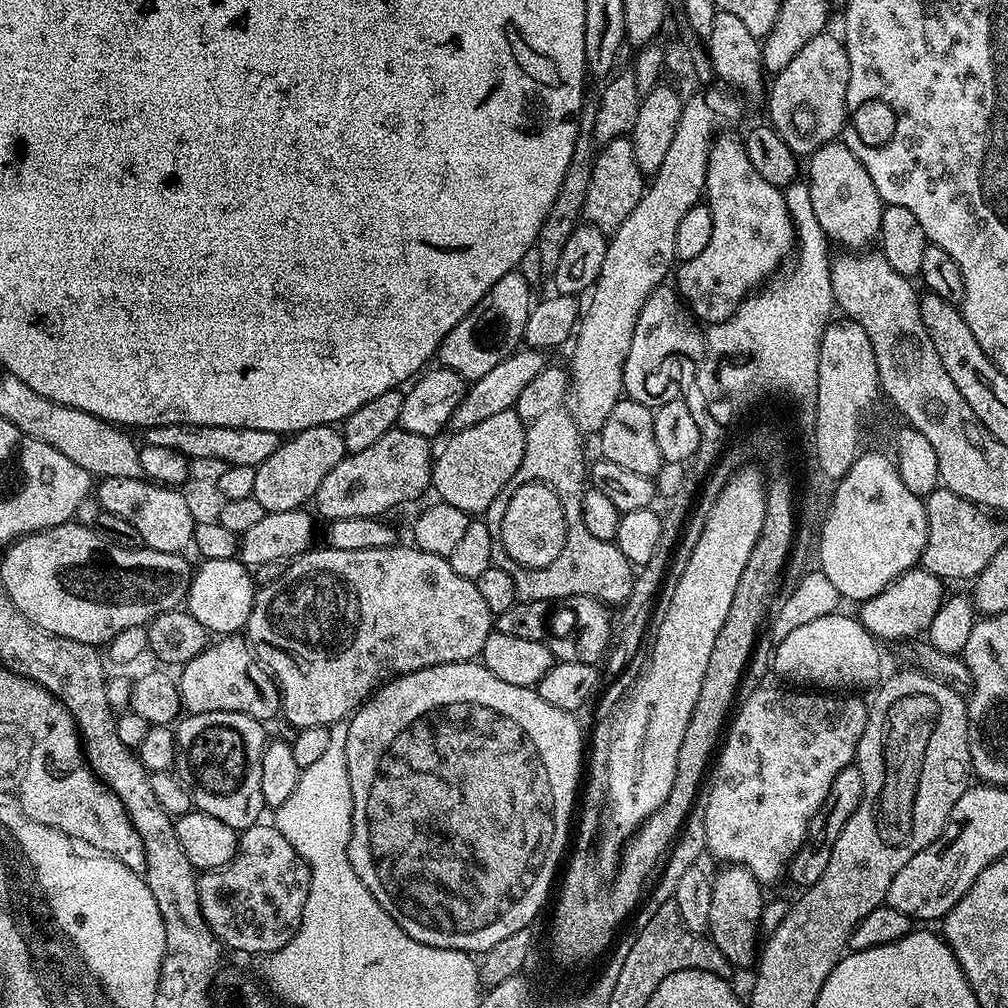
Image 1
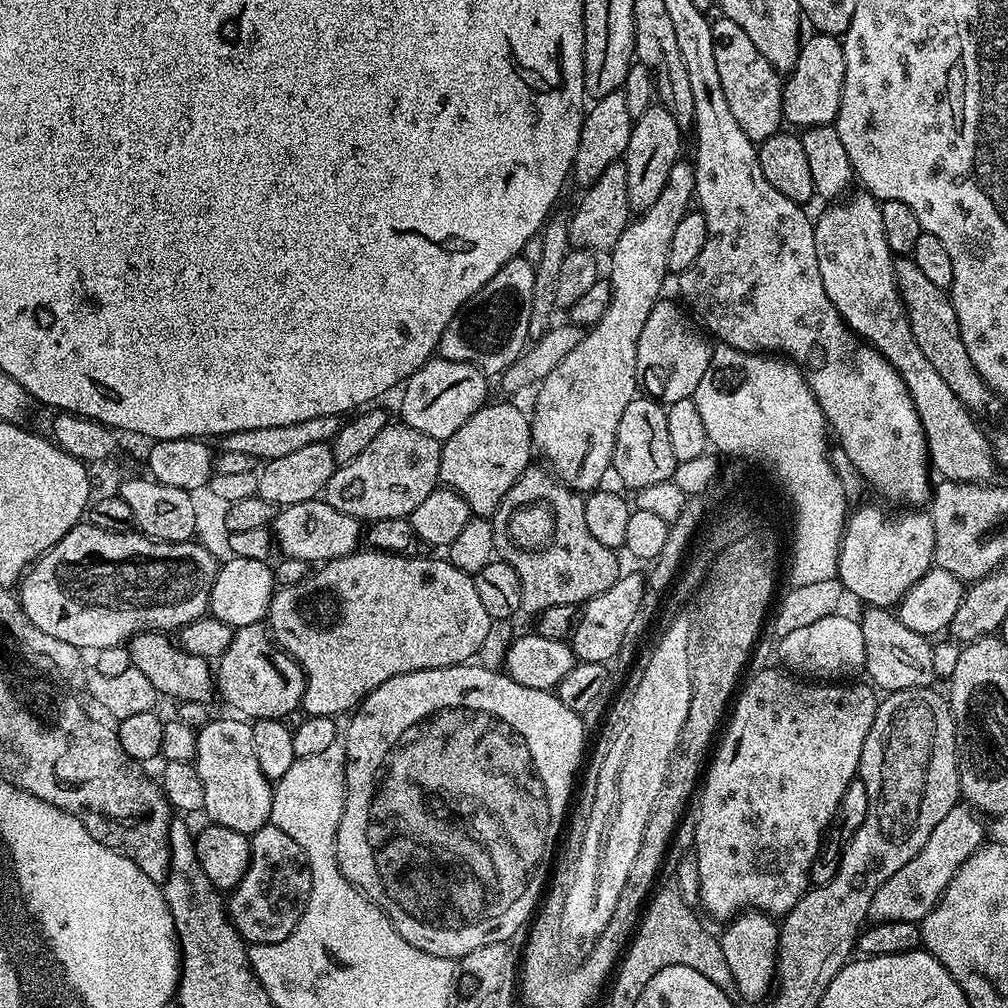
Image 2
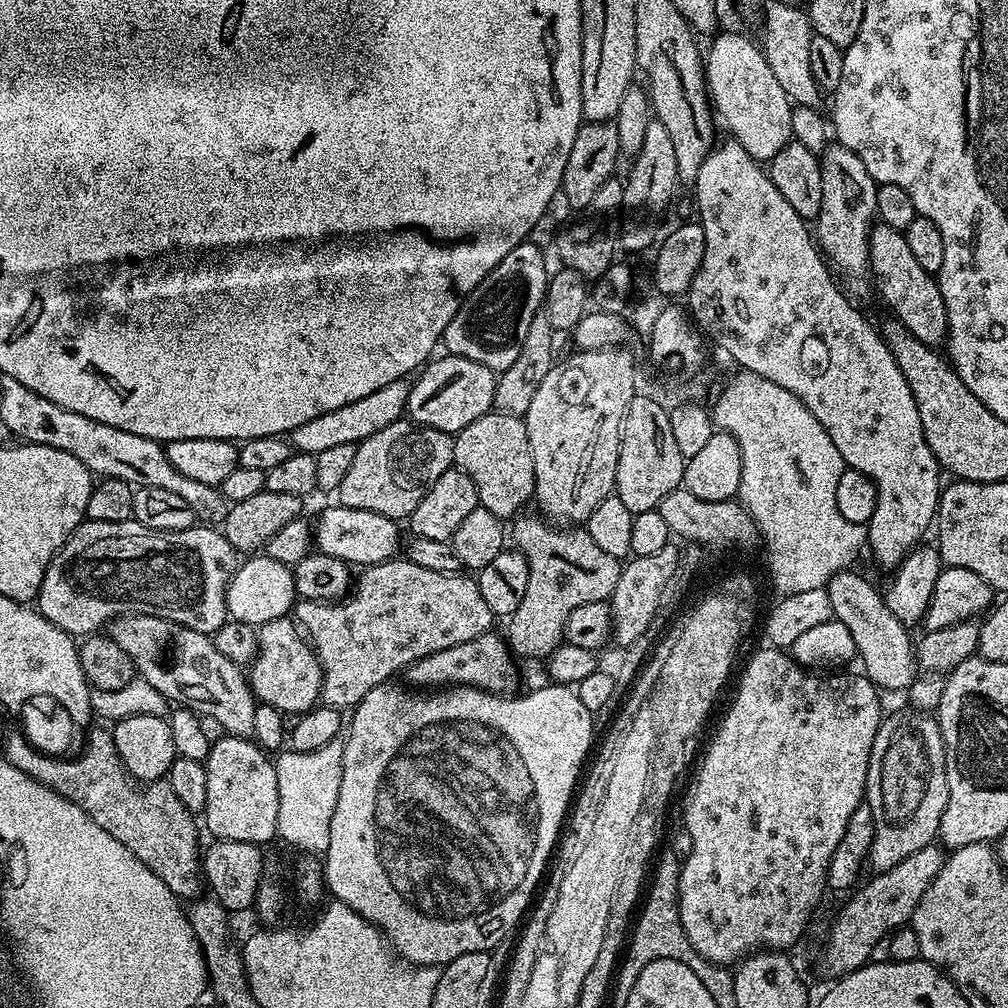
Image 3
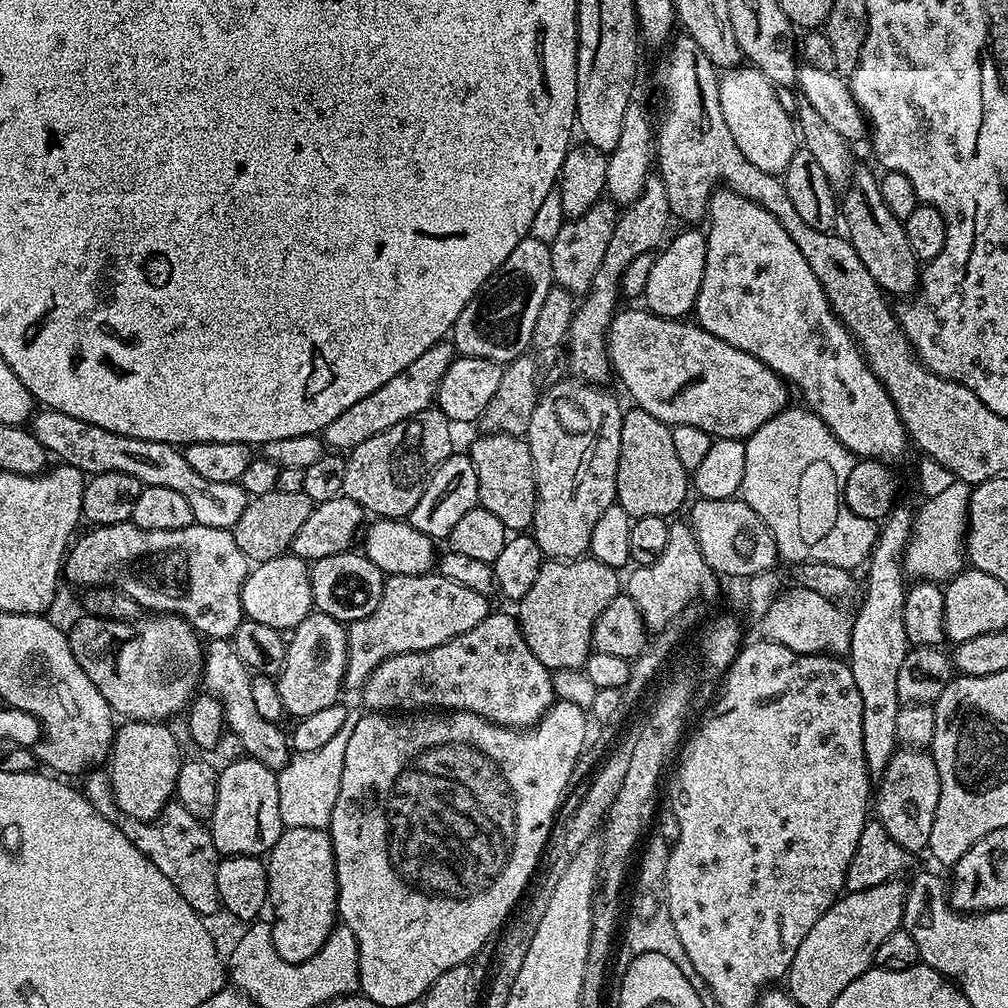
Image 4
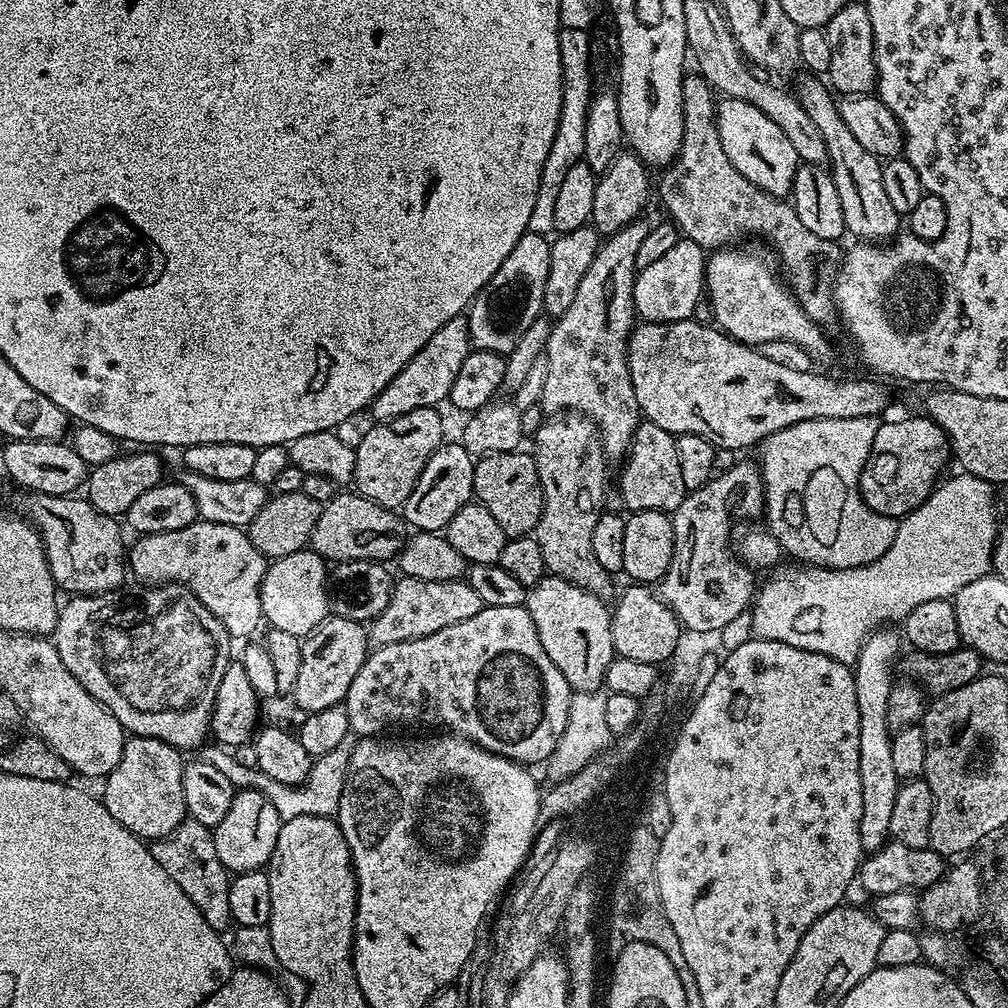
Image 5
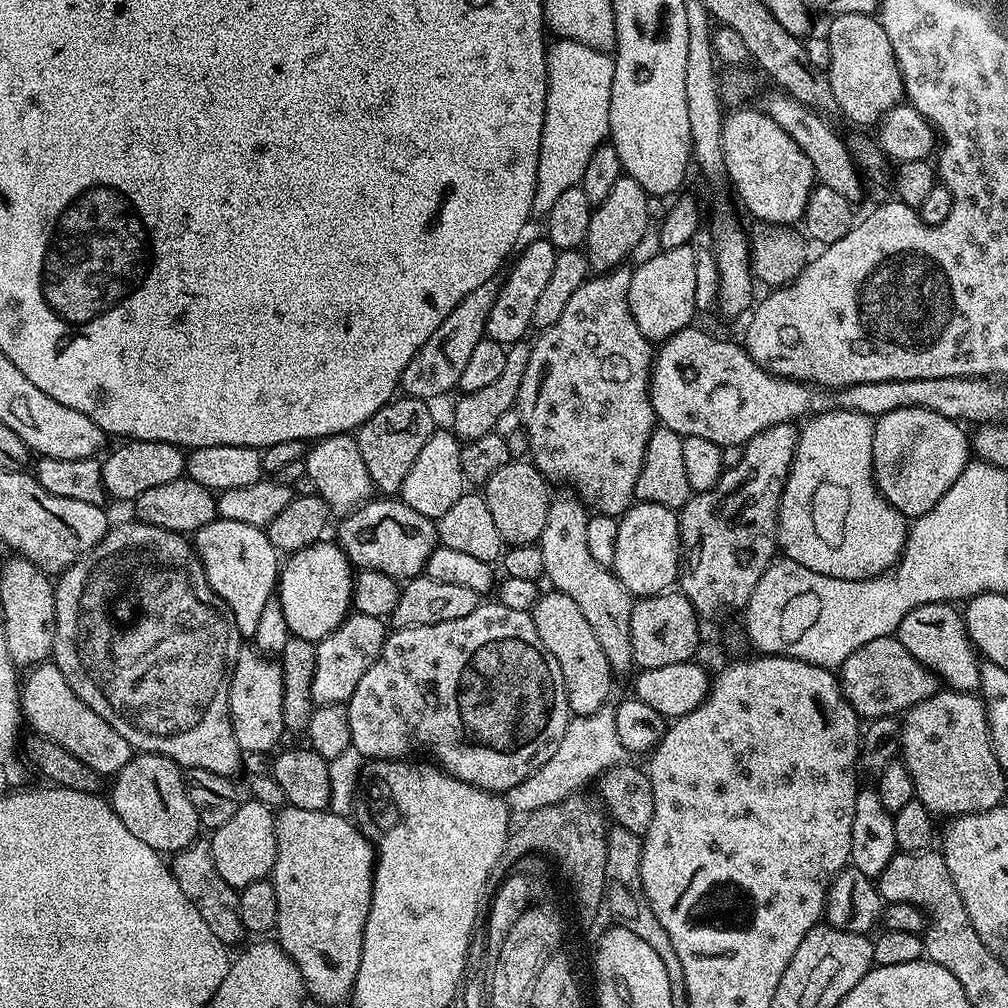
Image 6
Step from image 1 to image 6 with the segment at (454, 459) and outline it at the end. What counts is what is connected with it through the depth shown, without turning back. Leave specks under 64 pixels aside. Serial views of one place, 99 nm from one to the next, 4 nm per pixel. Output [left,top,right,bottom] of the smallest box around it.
[482,459,550,545]

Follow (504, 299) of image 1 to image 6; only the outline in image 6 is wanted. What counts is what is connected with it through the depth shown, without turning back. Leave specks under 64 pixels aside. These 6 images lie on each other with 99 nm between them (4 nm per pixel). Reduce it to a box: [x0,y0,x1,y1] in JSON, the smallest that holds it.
[485,238,558,346]

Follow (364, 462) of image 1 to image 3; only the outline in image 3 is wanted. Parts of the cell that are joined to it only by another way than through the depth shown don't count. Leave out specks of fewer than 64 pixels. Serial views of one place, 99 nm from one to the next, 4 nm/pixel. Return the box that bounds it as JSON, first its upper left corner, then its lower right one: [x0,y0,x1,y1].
[338,418,453,522]

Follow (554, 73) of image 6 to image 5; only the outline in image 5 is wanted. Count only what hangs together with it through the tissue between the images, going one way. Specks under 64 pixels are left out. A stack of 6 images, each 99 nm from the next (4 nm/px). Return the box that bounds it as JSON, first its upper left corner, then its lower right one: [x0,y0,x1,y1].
[527,28,594,235]

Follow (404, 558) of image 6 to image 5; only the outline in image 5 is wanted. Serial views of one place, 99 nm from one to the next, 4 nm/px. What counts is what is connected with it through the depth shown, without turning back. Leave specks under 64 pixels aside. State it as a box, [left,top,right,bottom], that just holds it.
[311,491,406,562]

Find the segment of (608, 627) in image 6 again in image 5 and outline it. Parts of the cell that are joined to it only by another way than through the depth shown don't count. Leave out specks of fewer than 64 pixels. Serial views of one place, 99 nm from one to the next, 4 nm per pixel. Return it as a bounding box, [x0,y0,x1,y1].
[534,414,613,598]

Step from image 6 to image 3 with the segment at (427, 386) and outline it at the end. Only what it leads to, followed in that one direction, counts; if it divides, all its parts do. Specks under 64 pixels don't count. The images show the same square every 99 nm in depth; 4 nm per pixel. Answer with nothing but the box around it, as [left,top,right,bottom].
[290,379,408,456]

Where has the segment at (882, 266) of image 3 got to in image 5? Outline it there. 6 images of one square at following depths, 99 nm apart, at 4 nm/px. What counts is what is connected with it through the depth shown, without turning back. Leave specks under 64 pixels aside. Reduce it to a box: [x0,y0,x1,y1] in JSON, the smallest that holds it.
[794,70,902,242]

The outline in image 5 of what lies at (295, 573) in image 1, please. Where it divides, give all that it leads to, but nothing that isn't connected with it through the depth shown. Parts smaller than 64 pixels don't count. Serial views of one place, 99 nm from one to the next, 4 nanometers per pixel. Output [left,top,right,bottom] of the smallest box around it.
[370,575,486,645]

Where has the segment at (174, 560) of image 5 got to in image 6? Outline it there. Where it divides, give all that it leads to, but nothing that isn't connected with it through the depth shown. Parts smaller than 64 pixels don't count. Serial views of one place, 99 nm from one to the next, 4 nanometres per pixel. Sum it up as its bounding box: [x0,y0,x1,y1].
[194,518,282,637]

